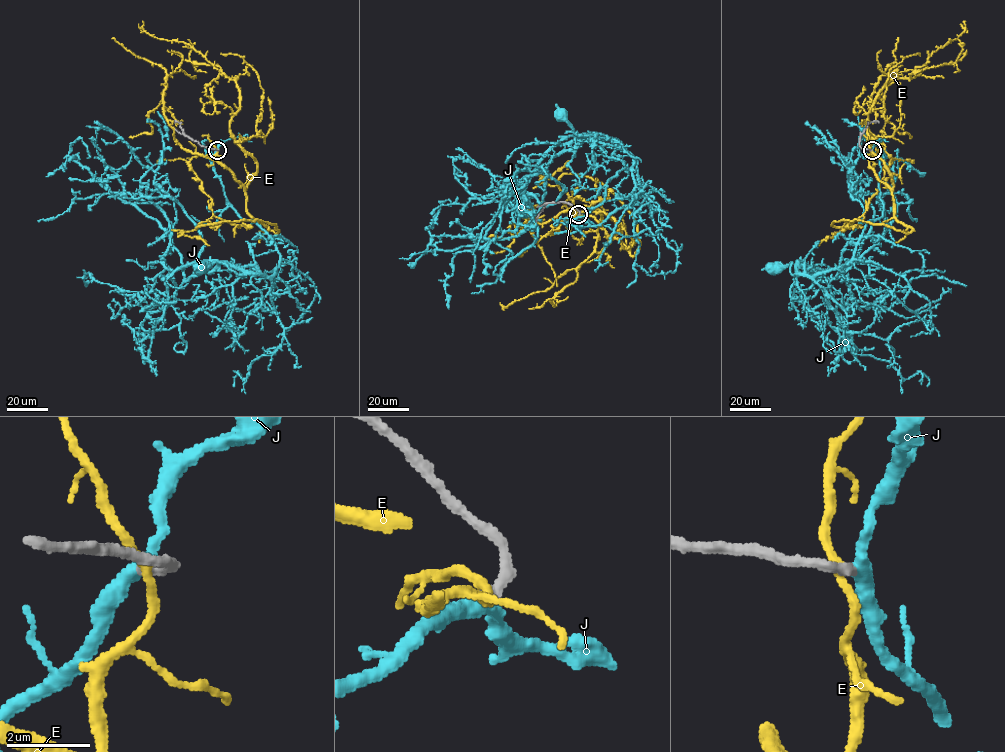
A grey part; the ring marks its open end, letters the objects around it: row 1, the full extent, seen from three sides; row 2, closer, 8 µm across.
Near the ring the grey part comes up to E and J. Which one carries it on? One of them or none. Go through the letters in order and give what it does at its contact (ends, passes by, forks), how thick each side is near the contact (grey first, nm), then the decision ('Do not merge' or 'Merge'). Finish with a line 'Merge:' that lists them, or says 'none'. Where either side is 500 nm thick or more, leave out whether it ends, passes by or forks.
E: It passes by. Thickness 320 nm (grey) against 200 nm. Do not merge
J: It passes by. Thickness 300 nm (grey) against 340 nm. Merge
Merge: J

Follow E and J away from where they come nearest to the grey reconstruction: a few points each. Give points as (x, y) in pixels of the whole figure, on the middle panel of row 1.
E: (579, 214), (632, 255), (638, 248), (637, 223), (615, 195), (563, 174), (559, 189), (573, 212), (519, 256)
J: (578, 214), (571, 219), (574, 223), (599, 226), (641, 195), (636, 160), (610, 138), (577, 134), (561, 114)

